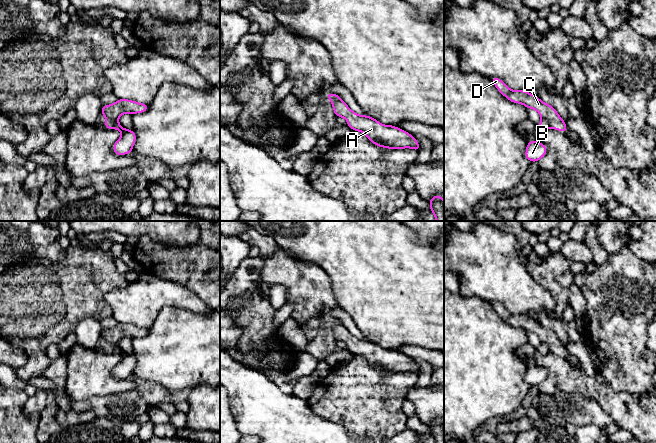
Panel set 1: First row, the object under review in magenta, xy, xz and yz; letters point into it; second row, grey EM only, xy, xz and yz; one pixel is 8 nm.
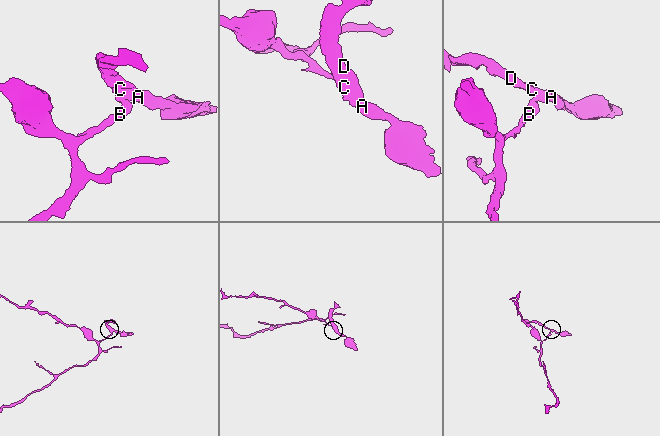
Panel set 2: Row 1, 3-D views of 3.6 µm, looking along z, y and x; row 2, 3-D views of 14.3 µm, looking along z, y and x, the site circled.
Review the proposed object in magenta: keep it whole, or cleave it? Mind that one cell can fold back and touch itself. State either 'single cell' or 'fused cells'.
fused cells

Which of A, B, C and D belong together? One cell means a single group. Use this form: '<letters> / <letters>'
A C D / B

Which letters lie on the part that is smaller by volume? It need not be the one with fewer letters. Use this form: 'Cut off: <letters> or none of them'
Cut off: A, C, D

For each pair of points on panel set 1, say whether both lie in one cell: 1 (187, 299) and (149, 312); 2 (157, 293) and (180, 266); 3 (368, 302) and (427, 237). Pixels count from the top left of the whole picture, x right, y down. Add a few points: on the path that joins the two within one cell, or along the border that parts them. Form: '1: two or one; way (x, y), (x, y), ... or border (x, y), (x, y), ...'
1: one; way (178, 299), (162, 299), (158, 303)
2: two; border (147, 272), (174, 281), (190, 291)
3: two; border (413, 231), (419, 242), (433, 245)

